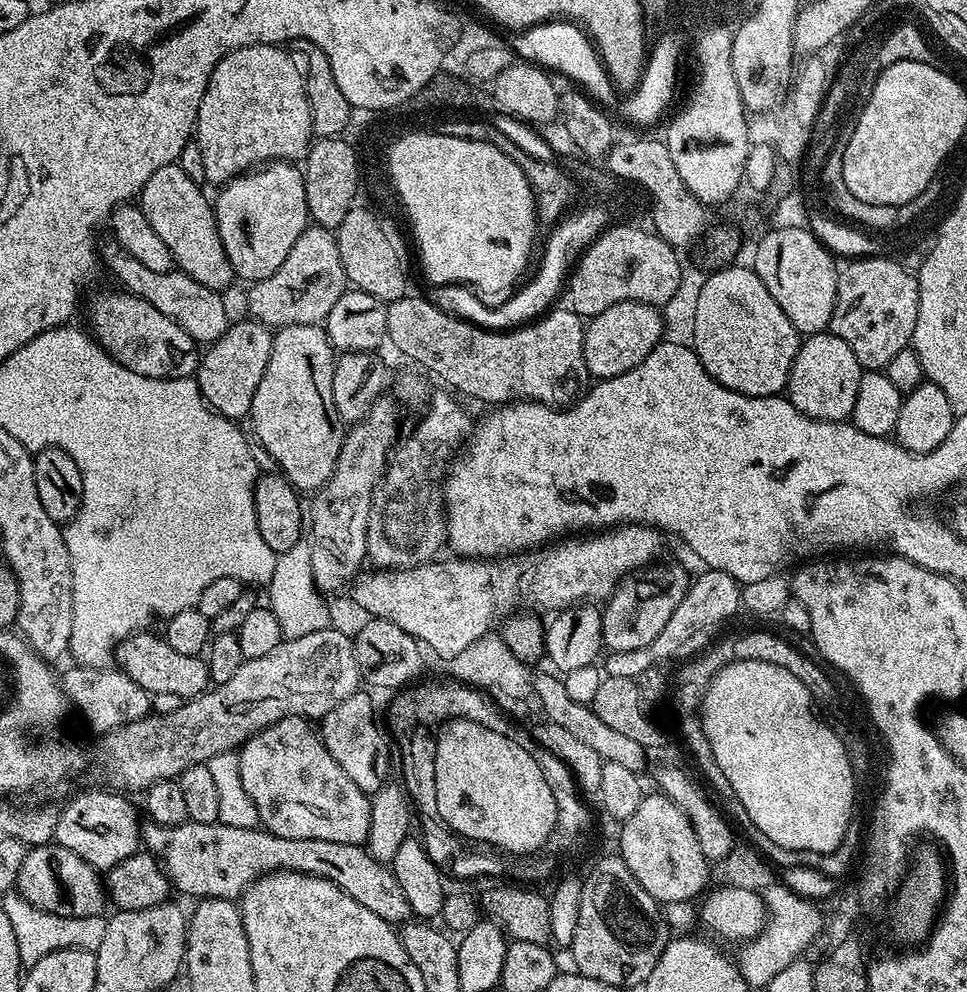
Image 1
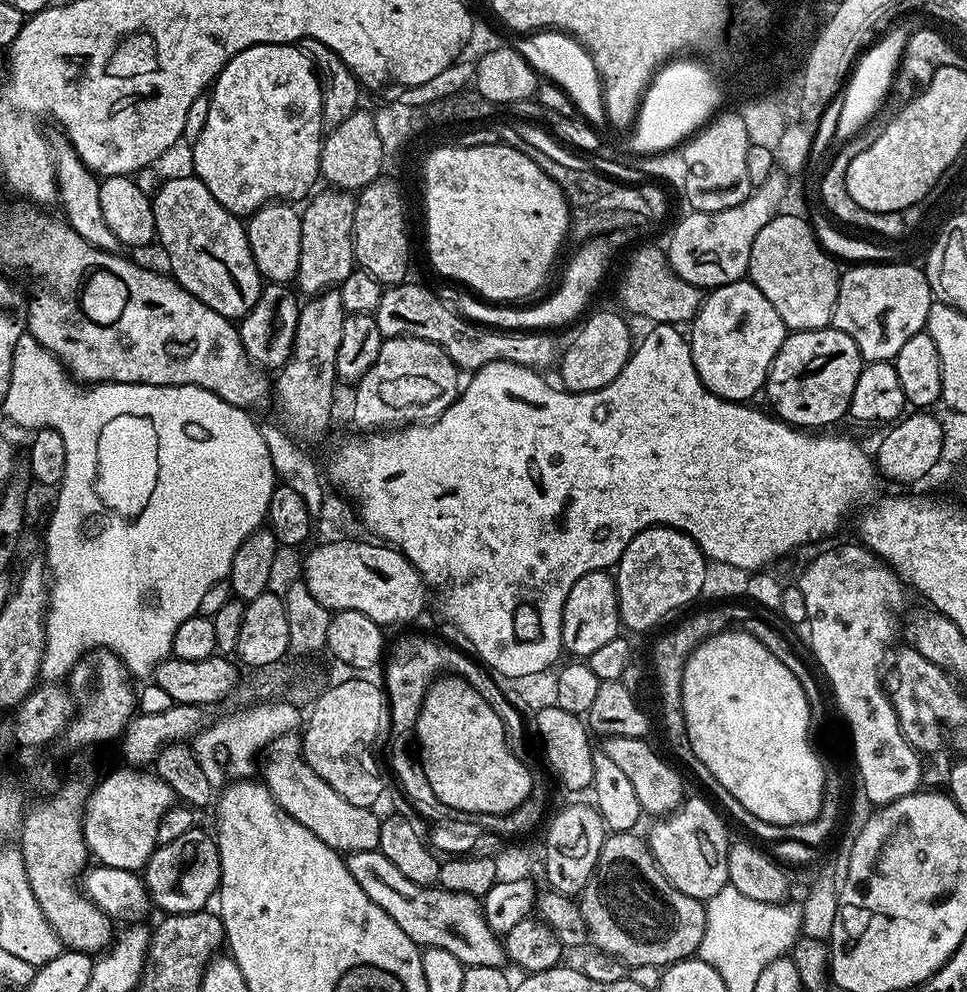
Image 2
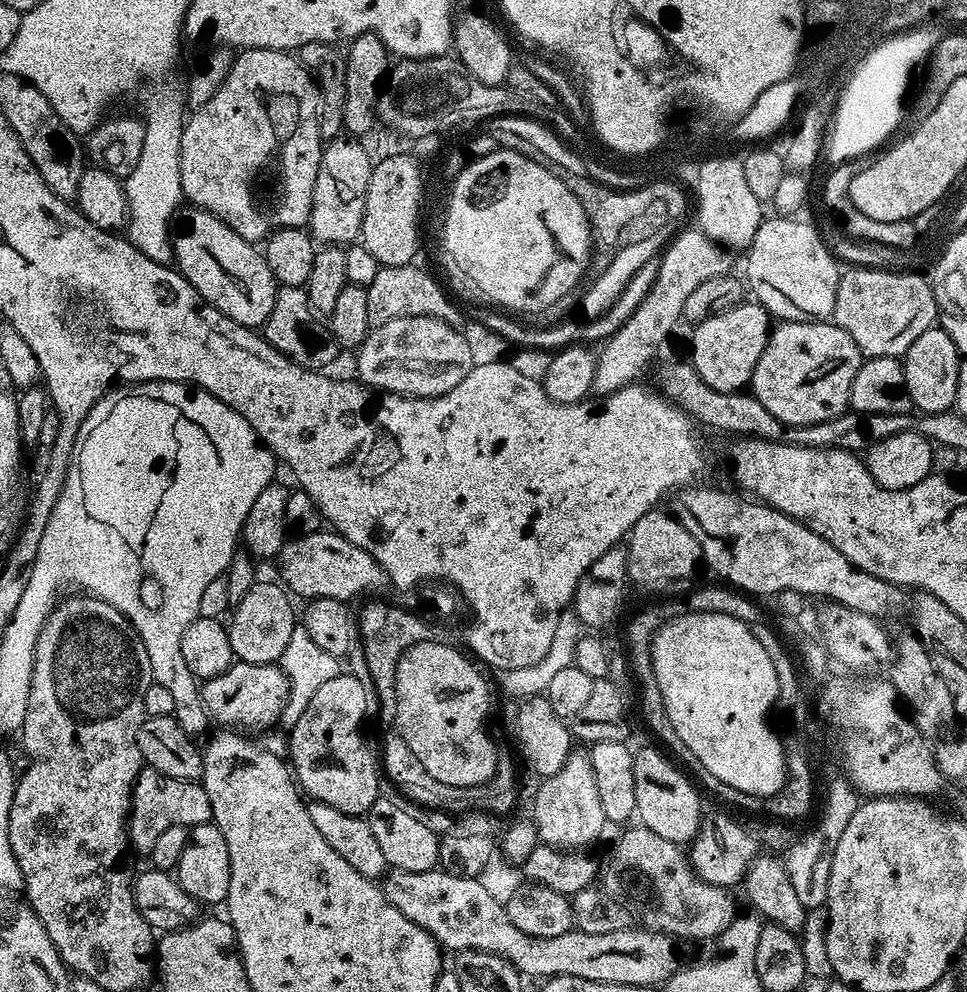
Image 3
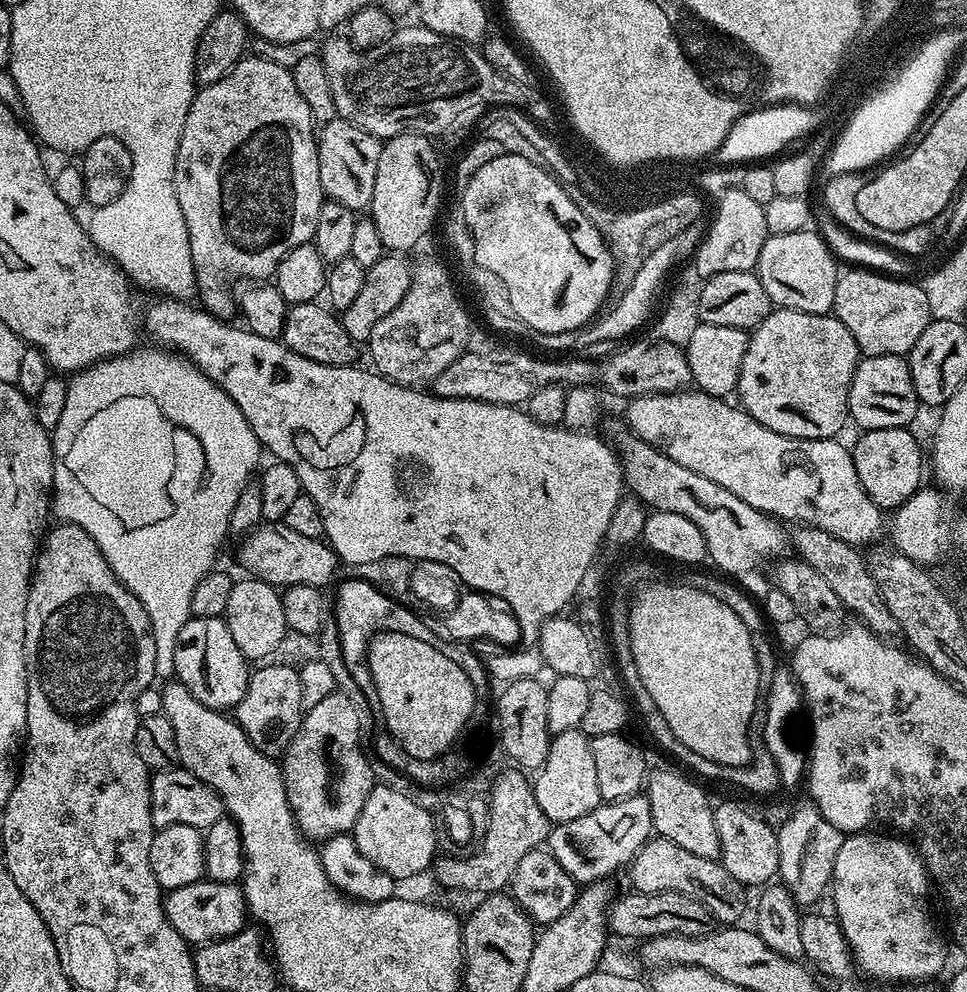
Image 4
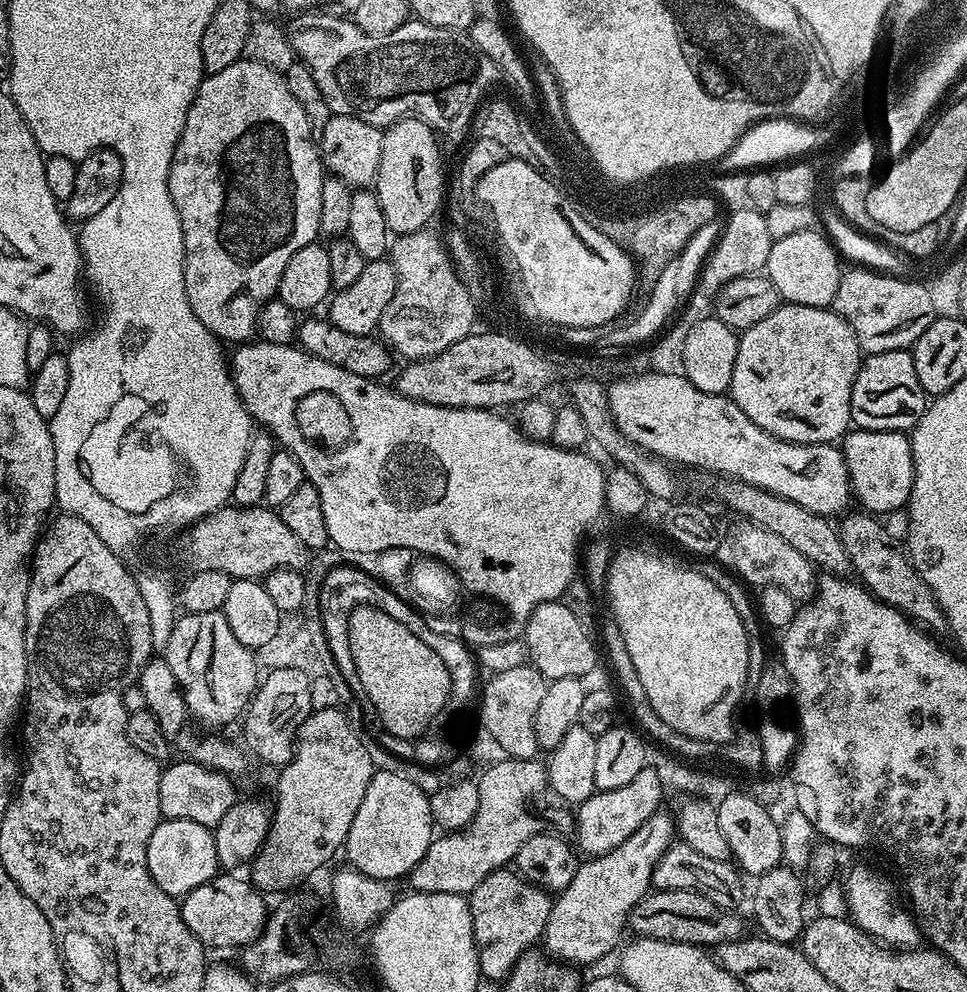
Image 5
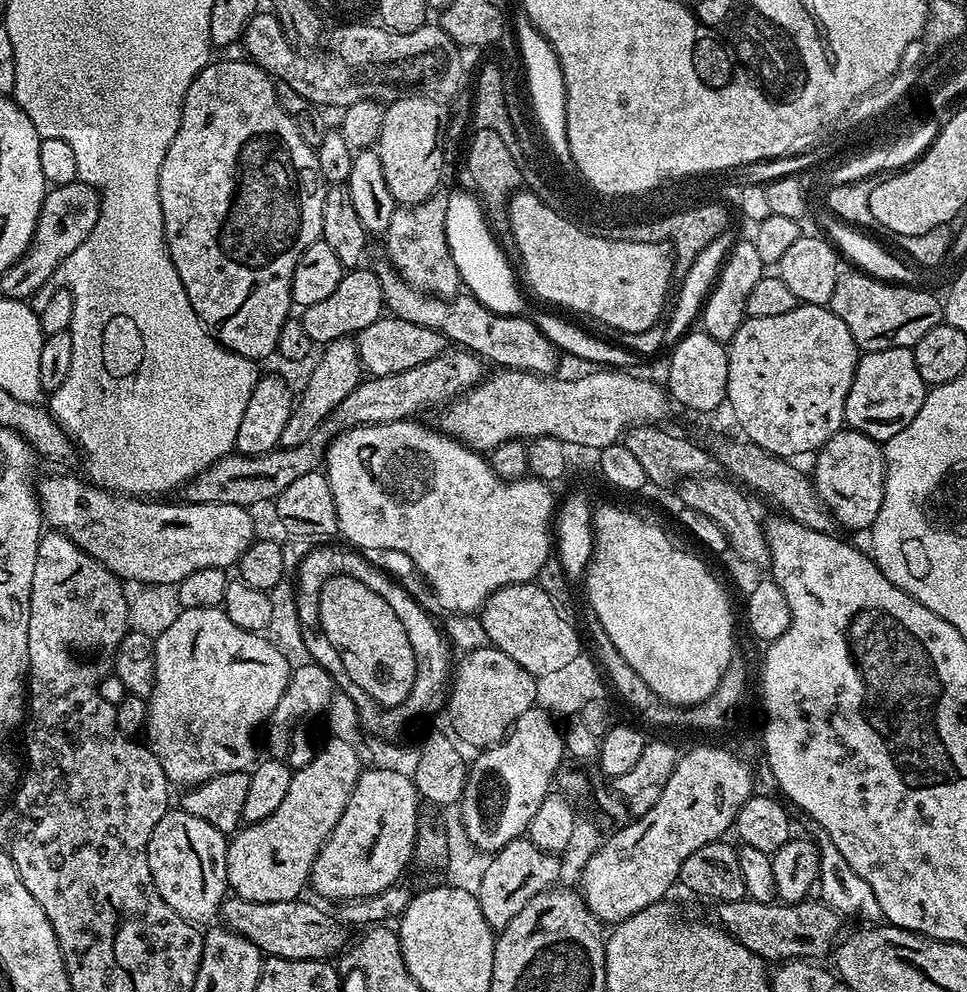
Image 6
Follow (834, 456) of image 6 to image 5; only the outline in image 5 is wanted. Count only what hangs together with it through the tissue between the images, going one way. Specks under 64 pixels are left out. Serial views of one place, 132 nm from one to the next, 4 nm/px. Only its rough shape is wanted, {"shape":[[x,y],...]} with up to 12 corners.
{"shape":[[905,433],[843,437],[851,495],[869,514],[907,505],[914,482]]}

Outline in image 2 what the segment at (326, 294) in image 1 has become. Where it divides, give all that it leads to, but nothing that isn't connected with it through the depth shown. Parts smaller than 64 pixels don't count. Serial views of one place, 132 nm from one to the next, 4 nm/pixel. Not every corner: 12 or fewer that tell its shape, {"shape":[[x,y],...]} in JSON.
{"shape":[[317,191],[303,205],[295,283],[308,298],[354,269],[356,196]]}

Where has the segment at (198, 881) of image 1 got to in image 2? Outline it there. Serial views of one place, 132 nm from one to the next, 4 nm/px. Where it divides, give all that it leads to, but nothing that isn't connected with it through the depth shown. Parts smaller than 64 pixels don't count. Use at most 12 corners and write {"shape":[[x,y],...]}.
{"shape":[[378,850],[346,856],[354,882],[421,949],[504,968],[470,894],[410,882]]}

